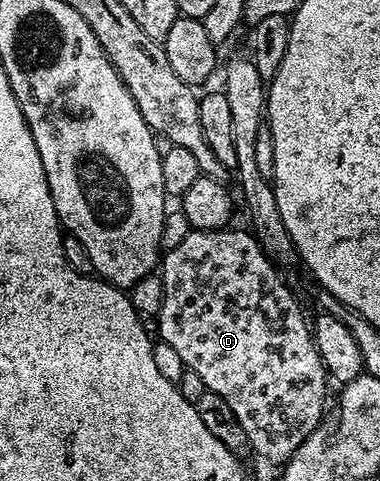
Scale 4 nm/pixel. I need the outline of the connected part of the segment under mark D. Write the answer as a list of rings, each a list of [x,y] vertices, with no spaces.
[[[234,228],[196,229],[180,242],[180,247],[165,250],[160,261],[162,306],[158,309],[158,333],[206,384],[203,386],[228,403],[232,415],[244,427],[249,448],[266,461],[285,463],[323,424],[328,374],[314,346],[308,317],[306,321],[297,299],[278,278],[279,270],[267,250],[259,245],[253,232]]]

